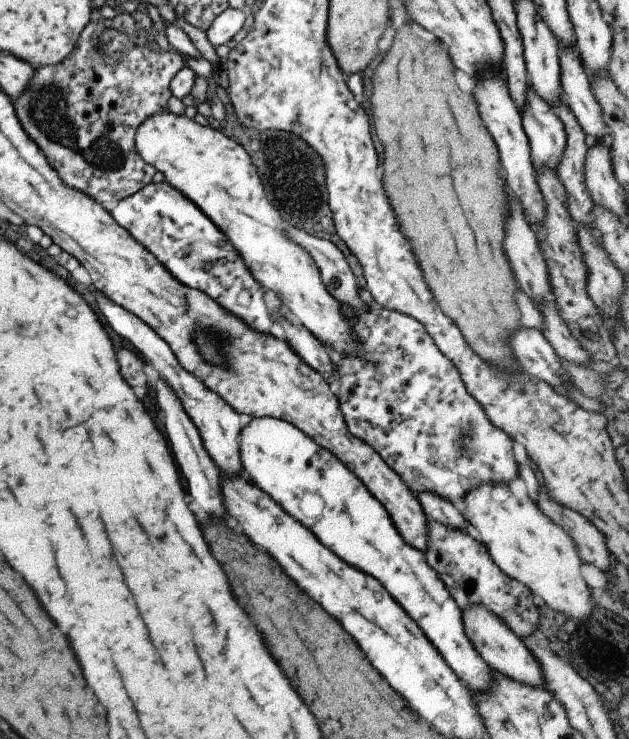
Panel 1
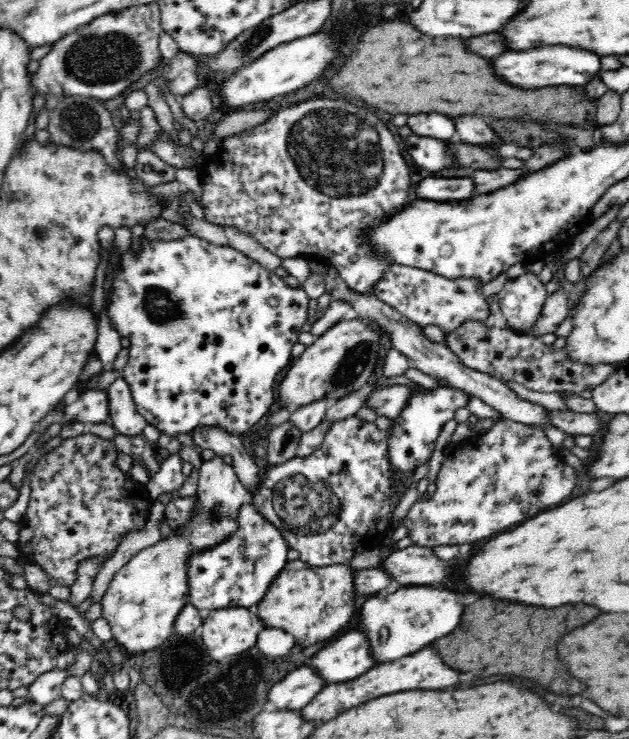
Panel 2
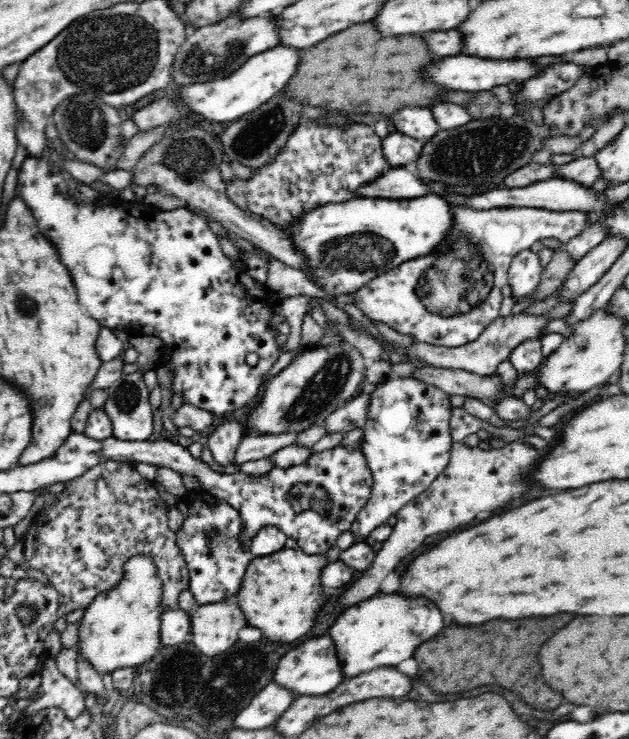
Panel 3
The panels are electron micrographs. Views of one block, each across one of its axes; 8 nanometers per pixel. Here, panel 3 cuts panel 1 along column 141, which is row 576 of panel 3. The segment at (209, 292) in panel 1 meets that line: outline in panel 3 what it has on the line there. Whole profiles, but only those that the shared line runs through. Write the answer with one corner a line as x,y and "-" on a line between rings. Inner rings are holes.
200,487
187,490
185,495
176,497
175,507
184,515
183,525
176,530
175,538
189,569
188,589
196,601
195,608
234,601
242,588
250,561
260,556
270,556
285,547
287,536
275,527
265,527
256,534
252,546
248,550
242,550
238,542
238,513
224,500
208,494

